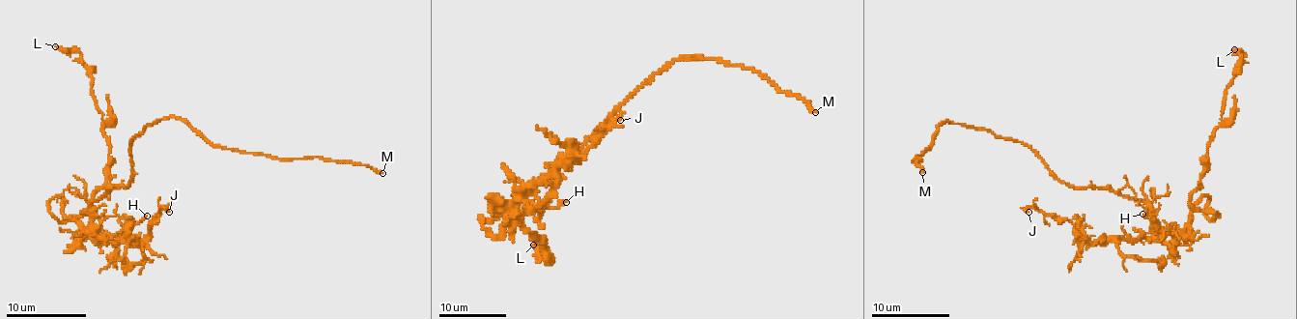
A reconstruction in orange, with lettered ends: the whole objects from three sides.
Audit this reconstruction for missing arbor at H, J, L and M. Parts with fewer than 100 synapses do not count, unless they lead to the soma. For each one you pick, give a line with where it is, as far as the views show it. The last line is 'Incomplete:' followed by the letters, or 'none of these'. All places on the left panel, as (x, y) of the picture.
M: at (382, 173)
Incomplete: M

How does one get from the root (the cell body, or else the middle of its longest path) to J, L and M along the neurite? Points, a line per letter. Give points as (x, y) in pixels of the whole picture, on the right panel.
J: (1114, 193), (1147, 205), (1152, 235), (1090, 242), (1066, 219), (1055, 219), (1034, 208), (1027, 208), (1029, 212)
L: (1114, 193), (1141, 199), (1164, 229), (1188, 227), (1203, 196), (1214, 219), (1191, 201), (1234, 49)
M: (1114, 193), (1071, 187), (1016, 139), (949, 122), (912, 160), (919, 158), (922, 172)

